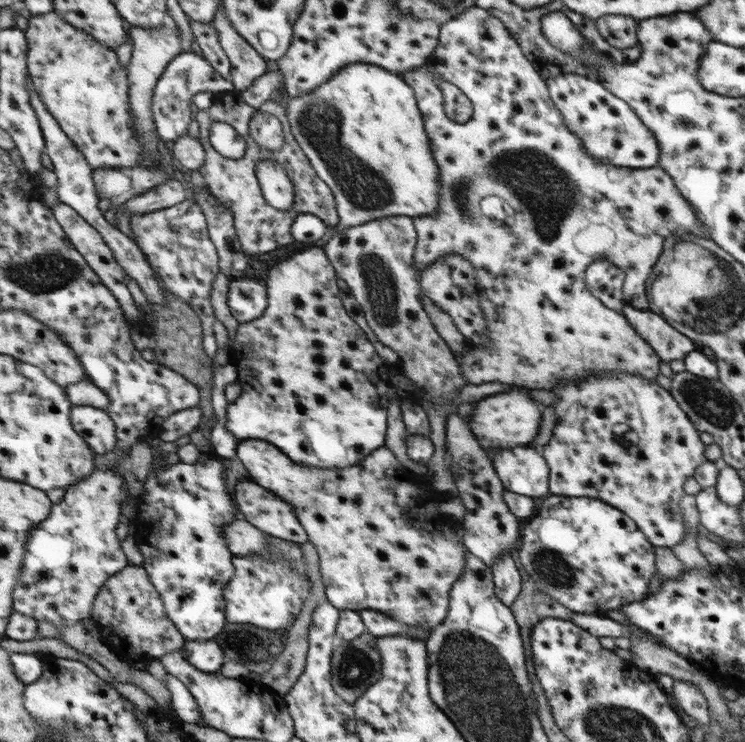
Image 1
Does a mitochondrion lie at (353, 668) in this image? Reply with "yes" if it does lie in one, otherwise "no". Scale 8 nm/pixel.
yes

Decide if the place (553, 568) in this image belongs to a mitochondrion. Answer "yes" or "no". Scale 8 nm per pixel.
yes

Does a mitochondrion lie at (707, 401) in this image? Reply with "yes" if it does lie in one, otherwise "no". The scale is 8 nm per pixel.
yes

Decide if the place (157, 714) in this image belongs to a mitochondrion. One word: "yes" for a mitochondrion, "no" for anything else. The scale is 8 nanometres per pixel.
no

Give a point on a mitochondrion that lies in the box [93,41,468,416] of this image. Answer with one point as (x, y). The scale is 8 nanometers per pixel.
(364, 187)

